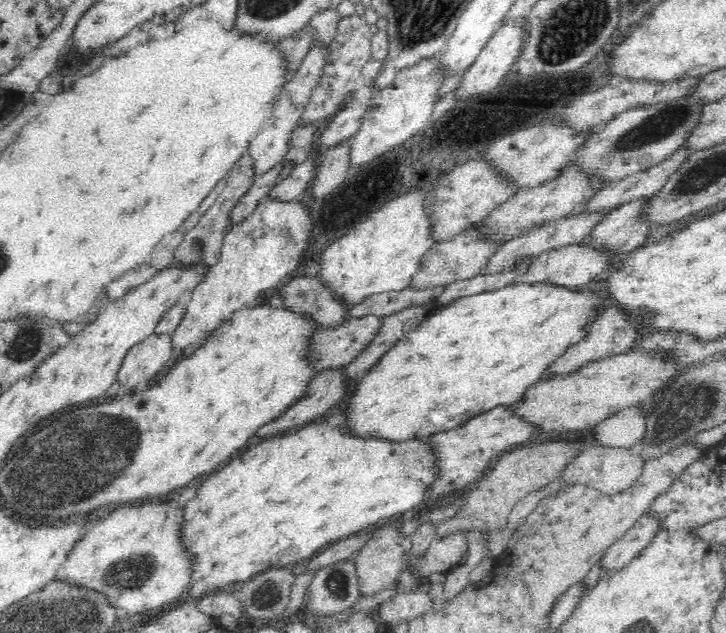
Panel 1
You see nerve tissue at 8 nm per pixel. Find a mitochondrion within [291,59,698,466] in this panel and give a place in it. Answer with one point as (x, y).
(657, 127)

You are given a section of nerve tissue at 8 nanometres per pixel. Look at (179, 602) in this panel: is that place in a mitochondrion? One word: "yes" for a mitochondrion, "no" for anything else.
no

